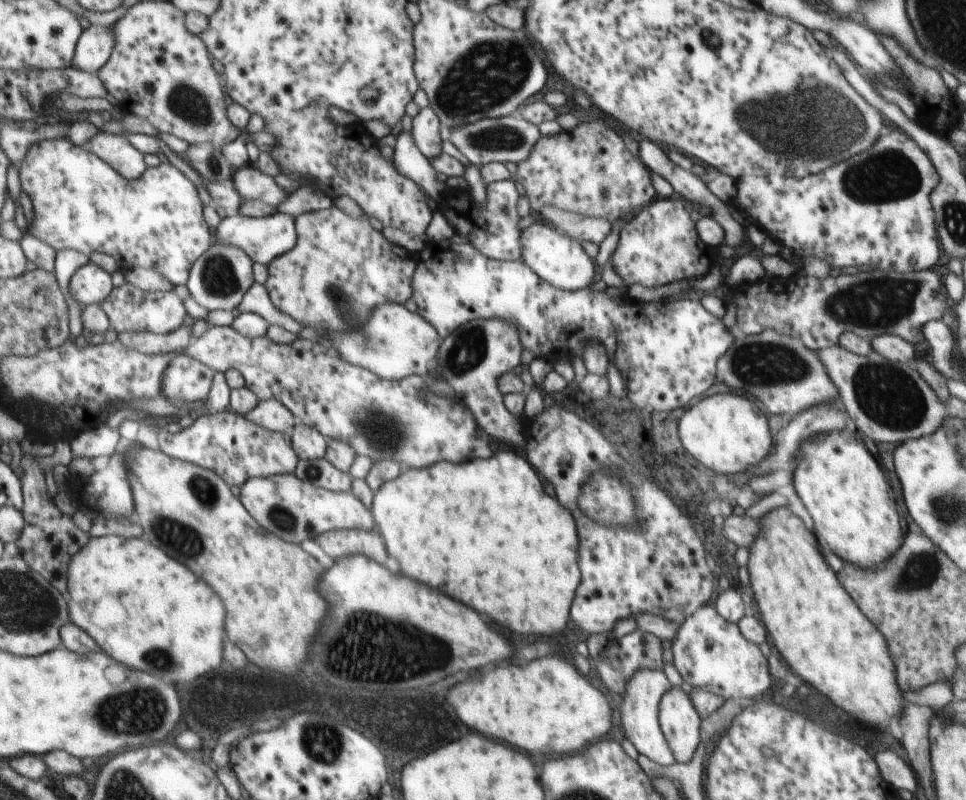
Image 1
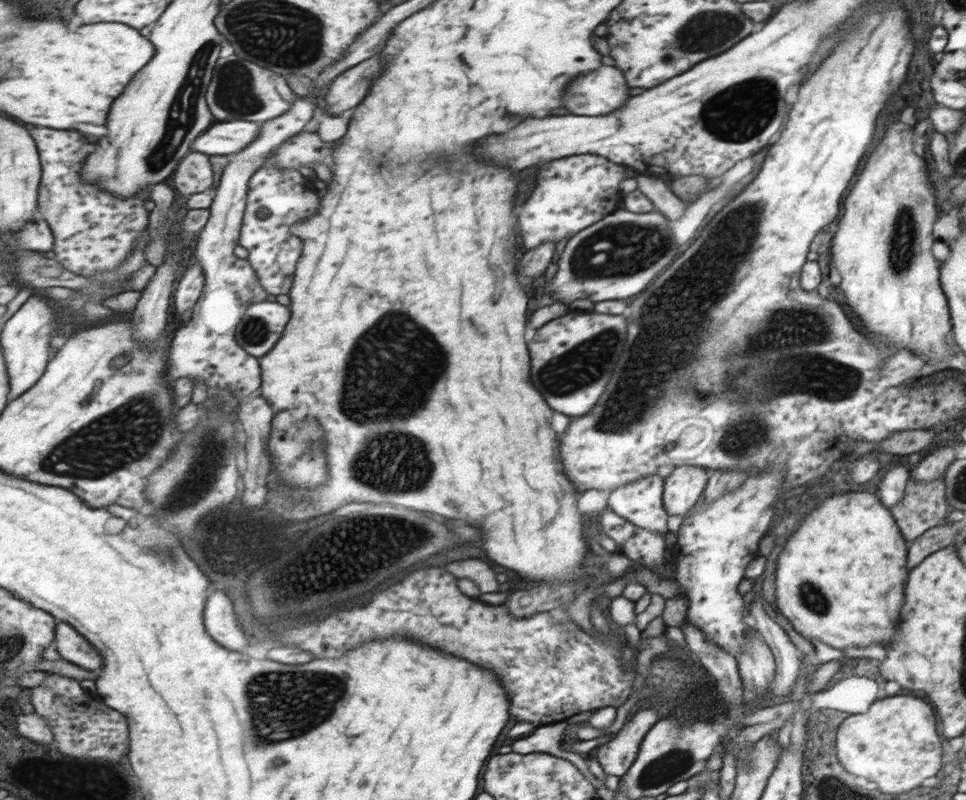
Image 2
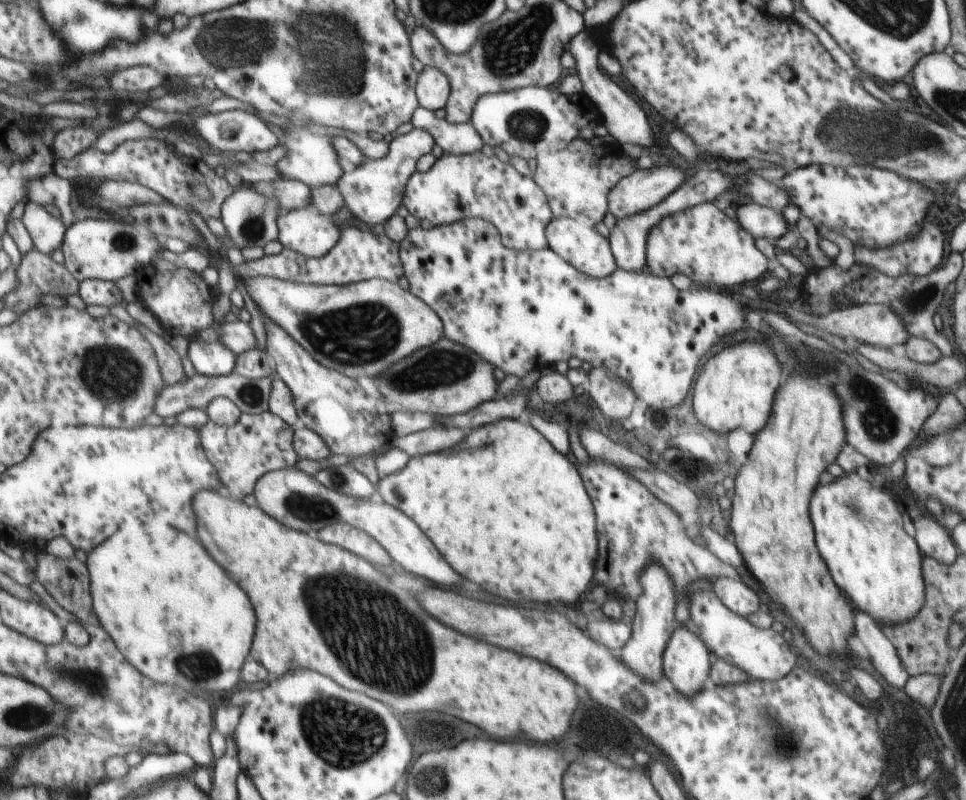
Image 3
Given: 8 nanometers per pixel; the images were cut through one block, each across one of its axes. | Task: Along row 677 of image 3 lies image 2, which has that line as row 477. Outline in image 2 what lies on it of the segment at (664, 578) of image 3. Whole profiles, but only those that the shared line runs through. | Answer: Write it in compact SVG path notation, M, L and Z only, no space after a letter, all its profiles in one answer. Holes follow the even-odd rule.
M658 475L640 477L614 489L607 500L607 506L628 522L662 533L666 538L669 514L663 503L664 483L665 479Z

